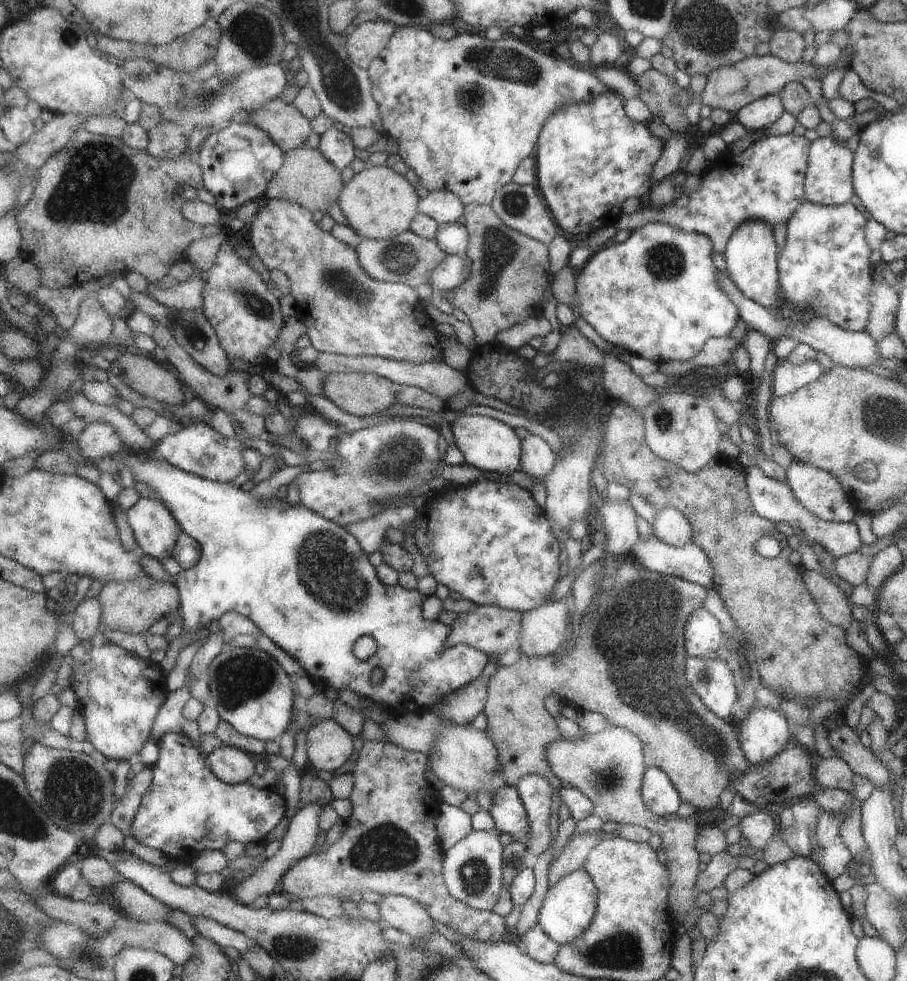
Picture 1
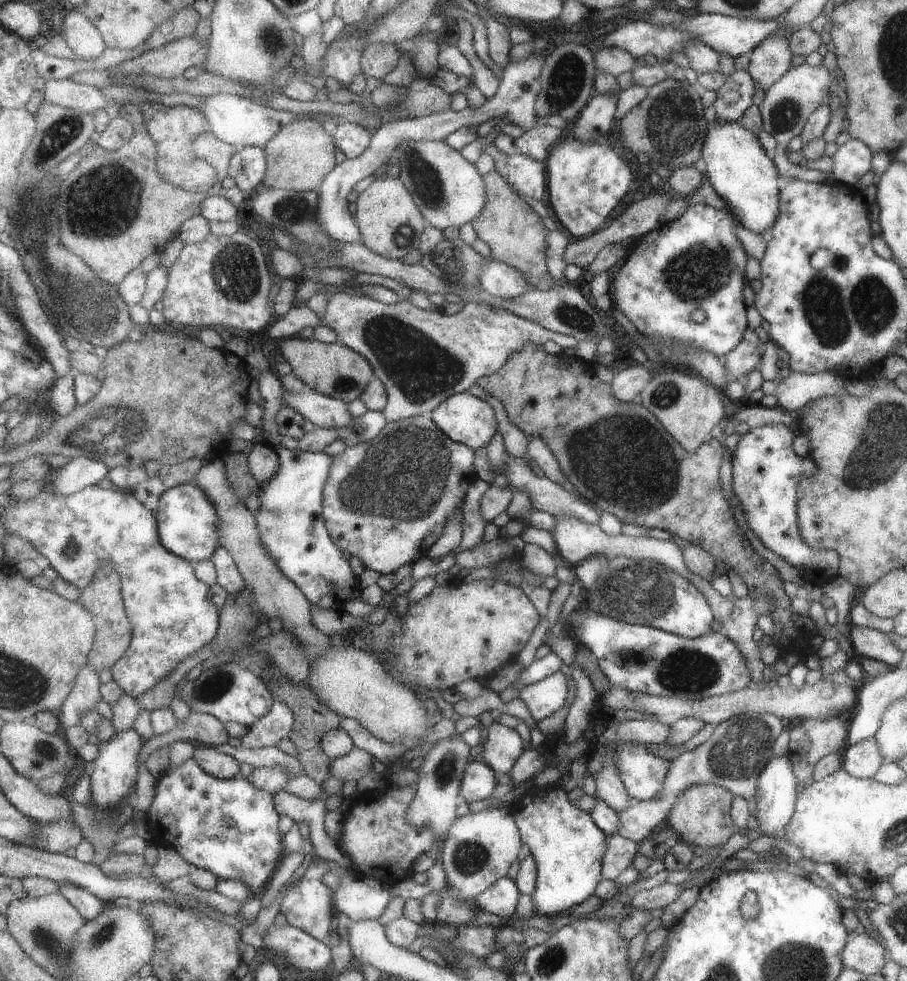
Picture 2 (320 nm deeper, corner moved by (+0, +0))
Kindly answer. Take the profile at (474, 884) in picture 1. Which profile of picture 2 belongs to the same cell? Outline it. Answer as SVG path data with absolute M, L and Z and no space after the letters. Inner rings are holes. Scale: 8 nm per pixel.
M493 805L492 808L458 817L450 828L442 848L443 869L449 886L445 894L449 897L457 896L459 899L476 899L484 890L509 874L509 868L517 862L523 843L523 836L513 816L512 807L498 808Z

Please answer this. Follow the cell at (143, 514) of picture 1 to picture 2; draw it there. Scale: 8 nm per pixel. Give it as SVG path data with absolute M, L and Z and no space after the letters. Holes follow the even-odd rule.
M193 483L167 489L158 500L156 520L163 546L195 564L211 559L220 547L220 512L210 496Z

